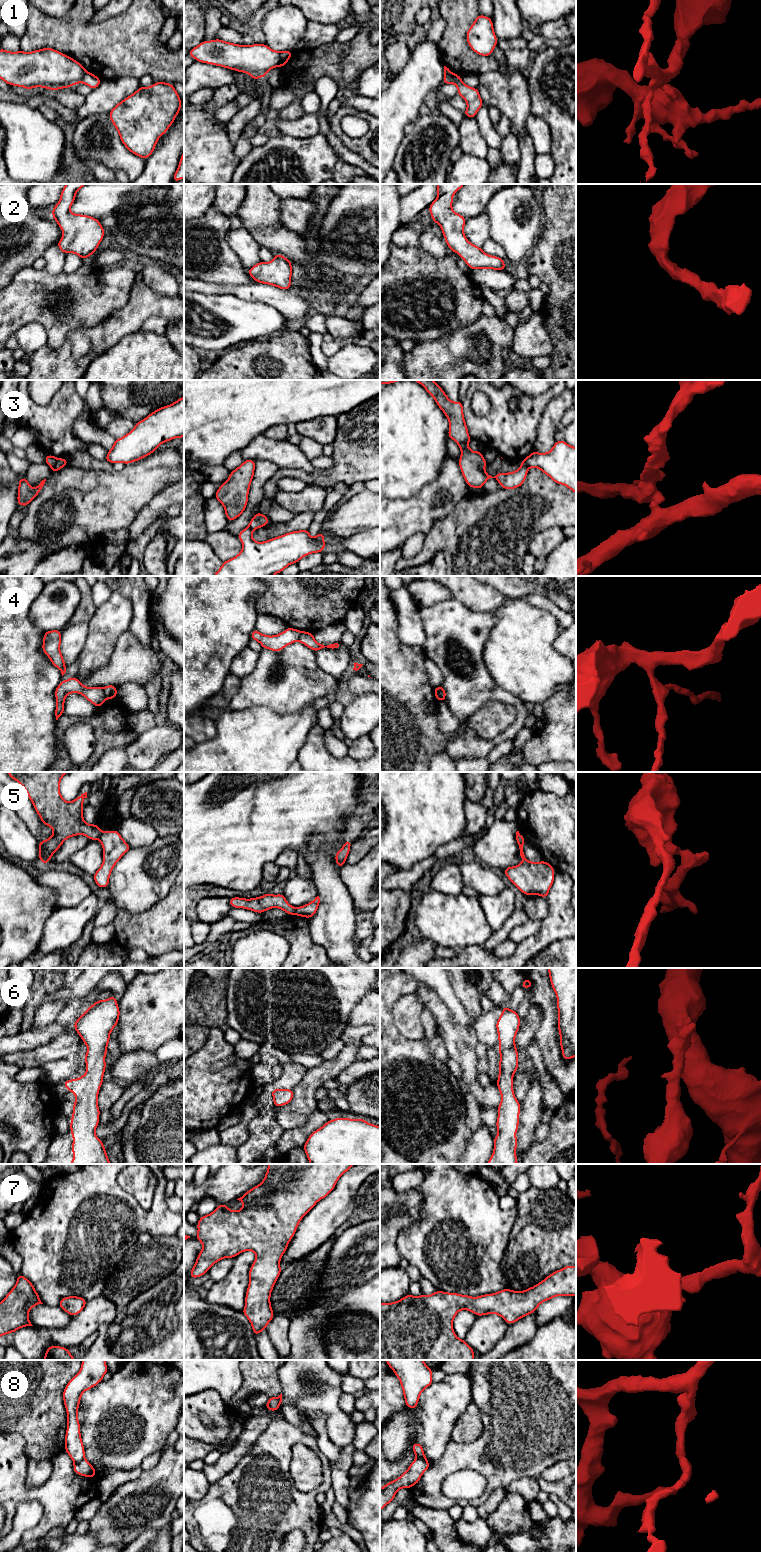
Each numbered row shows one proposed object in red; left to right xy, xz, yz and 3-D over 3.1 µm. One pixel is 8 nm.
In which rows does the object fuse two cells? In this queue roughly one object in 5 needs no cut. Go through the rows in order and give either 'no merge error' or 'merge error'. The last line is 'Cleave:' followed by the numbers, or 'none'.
1: merge error
2: no merge error
3: merge error
4: merge error
5: merge error
6: no merge error
7: no merge error
8: merge error
Cleave: 1, 3, 4, 5, 8

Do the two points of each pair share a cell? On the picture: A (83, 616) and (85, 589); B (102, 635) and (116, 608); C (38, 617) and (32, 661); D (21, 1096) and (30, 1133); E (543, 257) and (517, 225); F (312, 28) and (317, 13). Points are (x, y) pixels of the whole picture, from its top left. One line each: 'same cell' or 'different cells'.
A: same cell
B: same cell
C: different cells
D: same cell
E: different cells
F: different cells

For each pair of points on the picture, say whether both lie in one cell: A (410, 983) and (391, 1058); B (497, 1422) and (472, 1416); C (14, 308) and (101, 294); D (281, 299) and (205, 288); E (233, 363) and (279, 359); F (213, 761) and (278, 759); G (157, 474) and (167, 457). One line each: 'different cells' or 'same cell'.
A: same cell
B: different cells
C: same cell
D: same cell
E: same cell
F: same cell
G: same cell

